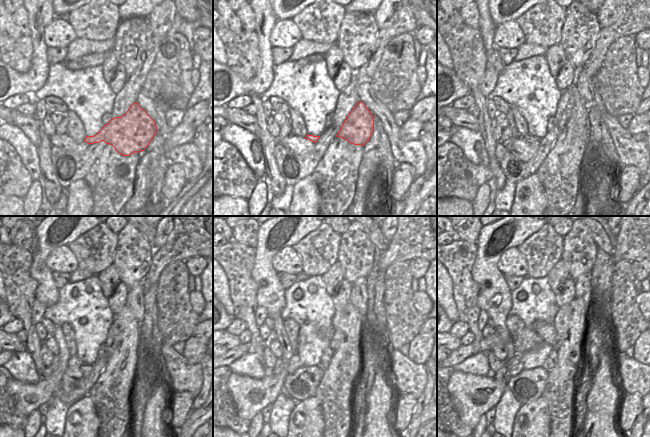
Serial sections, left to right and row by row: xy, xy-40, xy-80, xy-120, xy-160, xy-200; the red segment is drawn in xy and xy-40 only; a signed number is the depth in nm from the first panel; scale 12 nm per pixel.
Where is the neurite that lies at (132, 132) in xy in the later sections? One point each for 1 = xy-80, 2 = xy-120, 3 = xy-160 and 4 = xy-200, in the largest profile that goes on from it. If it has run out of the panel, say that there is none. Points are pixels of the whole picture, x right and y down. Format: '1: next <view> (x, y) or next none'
1: next xy-80 (532, 138)
2: next xy-120 (74, 361)
3: next xy-160 (295, 363)
4: next xy-200 (514, 365)

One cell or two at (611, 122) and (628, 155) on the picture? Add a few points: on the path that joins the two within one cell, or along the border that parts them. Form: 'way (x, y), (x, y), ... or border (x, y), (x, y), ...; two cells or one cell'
way (616, 130), (627, 147); one cell

